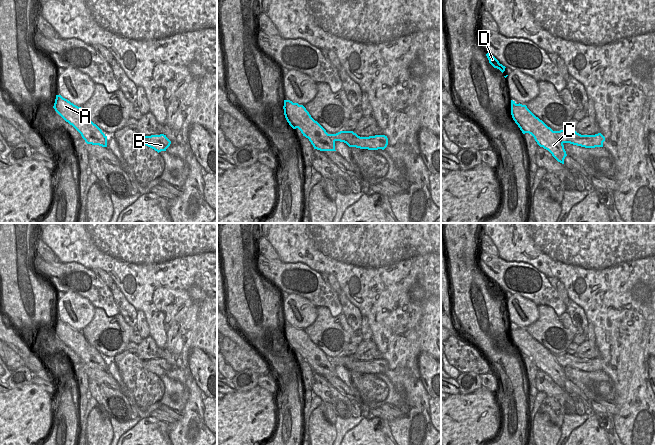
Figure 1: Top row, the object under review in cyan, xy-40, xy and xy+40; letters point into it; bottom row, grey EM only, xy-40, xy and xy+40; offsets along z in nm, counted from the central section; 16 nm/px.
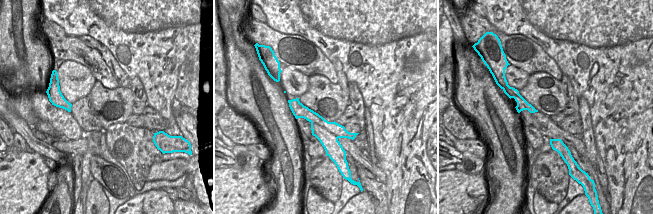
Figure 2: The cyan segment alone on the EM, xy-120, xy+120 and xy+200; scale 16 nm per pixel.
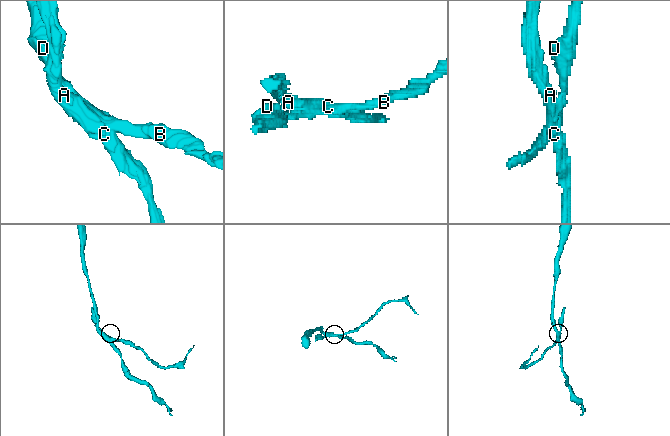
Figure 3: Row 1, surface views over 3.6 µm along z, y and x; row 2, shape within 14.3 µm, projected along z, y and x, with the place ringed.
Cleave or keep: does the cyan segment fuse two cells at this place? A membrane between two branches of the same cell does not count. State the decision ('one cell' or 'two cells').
two cells

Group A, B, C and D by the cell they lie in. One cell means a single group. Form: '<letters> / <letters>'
A C / B D

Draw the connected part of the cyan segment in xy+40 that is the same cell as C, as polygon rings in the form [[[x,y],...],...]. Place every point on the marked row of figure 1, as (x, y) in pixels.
[[[511,100],[511,115],[523,134],[531,134],[540,147],[548,150],[558,162],[564,164],[567,154],[555,131],[544,122],[536,121],[535,115],[526,105],[516,104],[513,100]]]

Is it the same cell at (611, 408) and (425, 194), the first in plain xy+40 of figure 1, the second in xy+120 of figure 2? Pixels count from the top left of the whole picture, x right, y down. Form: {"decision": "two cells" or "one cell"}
{"decision": "two cells"}

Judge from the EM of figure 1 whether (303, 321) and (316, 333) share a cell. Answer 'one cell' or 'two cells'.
two cells

